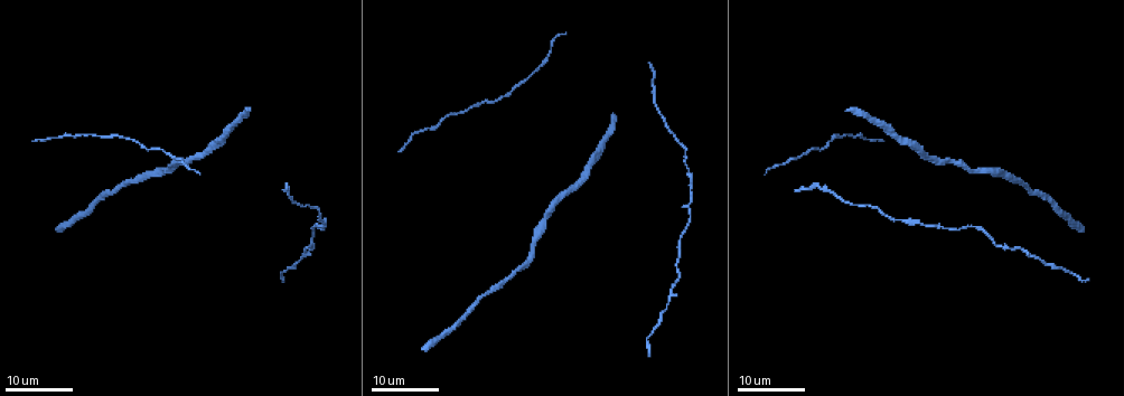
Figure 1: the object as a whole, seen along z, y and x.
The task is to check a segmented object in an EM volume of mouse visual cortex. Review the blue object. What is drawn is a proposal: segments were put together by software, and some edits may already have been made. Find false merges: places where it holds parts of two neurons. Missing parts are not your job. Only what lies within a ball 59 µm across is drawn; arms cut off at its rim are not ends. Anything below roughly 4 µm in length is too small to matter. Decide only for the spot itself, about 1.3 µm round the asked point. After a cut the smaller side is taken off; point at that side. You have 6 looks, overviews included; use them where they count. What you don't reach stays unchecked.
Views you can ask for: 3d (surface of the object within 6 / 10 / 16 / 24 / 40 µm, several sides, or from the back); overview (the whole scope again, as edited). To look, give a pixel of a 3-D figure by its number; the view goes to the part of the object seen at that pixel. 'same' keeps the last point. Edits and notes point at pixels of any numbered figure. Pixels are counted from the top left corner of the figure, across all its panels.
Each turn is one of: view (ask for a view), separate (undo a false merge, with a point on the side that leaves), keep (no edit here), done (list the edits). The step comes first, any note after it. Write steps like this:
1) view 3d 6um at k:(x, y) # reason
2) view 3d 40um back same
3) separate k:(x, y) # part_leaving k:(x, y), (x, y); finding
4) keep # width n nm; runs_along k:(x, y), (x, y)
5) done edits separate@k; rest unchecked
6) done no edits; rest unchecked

view 3d 16um at 1:(601, 154) # calibre changes

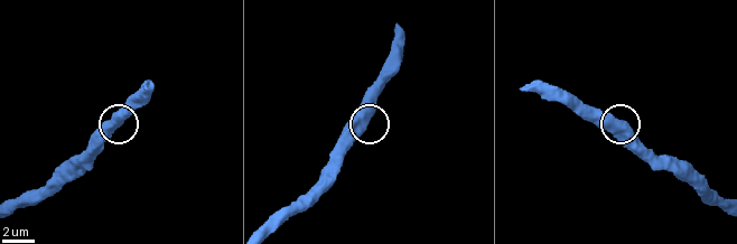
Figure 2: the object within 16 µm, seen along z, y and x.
view 3d 6um at 2:(619, 123)

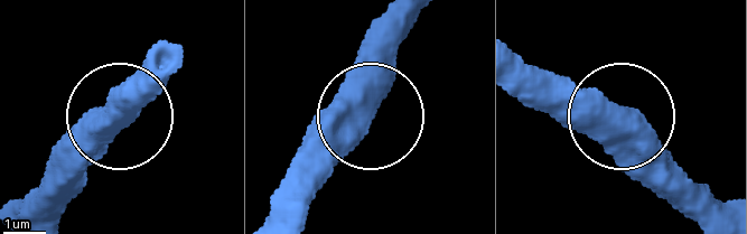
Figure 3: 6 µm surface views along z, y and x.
view 3d 6um back at 3:(359, 117)

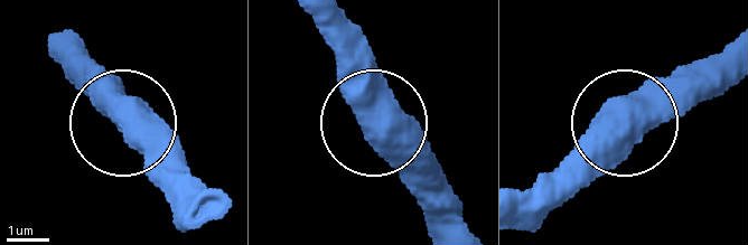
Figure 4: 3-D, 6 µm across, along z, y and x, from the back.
keep # runs_along 4:(314, 18), (346, 93), (439, 186); all the same neuron

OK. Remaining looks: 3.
view 3d 16um at 1:(918, 225) # thick turns thin

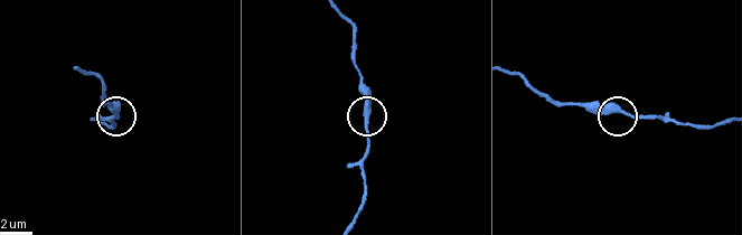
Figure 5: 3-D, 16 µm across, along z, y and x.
view 3d 10um at 5:(615, 112)

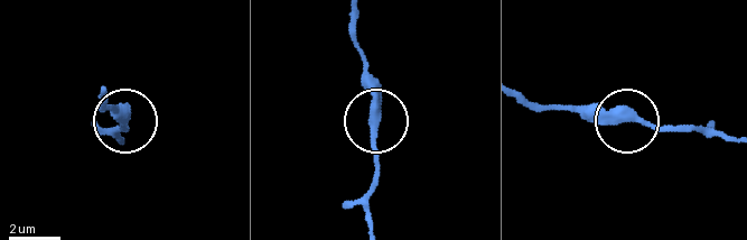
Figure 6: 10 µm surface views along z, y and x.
keep # runs_along 6:(353, 19), (373, 102), (373, 191); continuous, no second neuron

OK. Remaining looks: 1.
done no edits; rest unchecked

